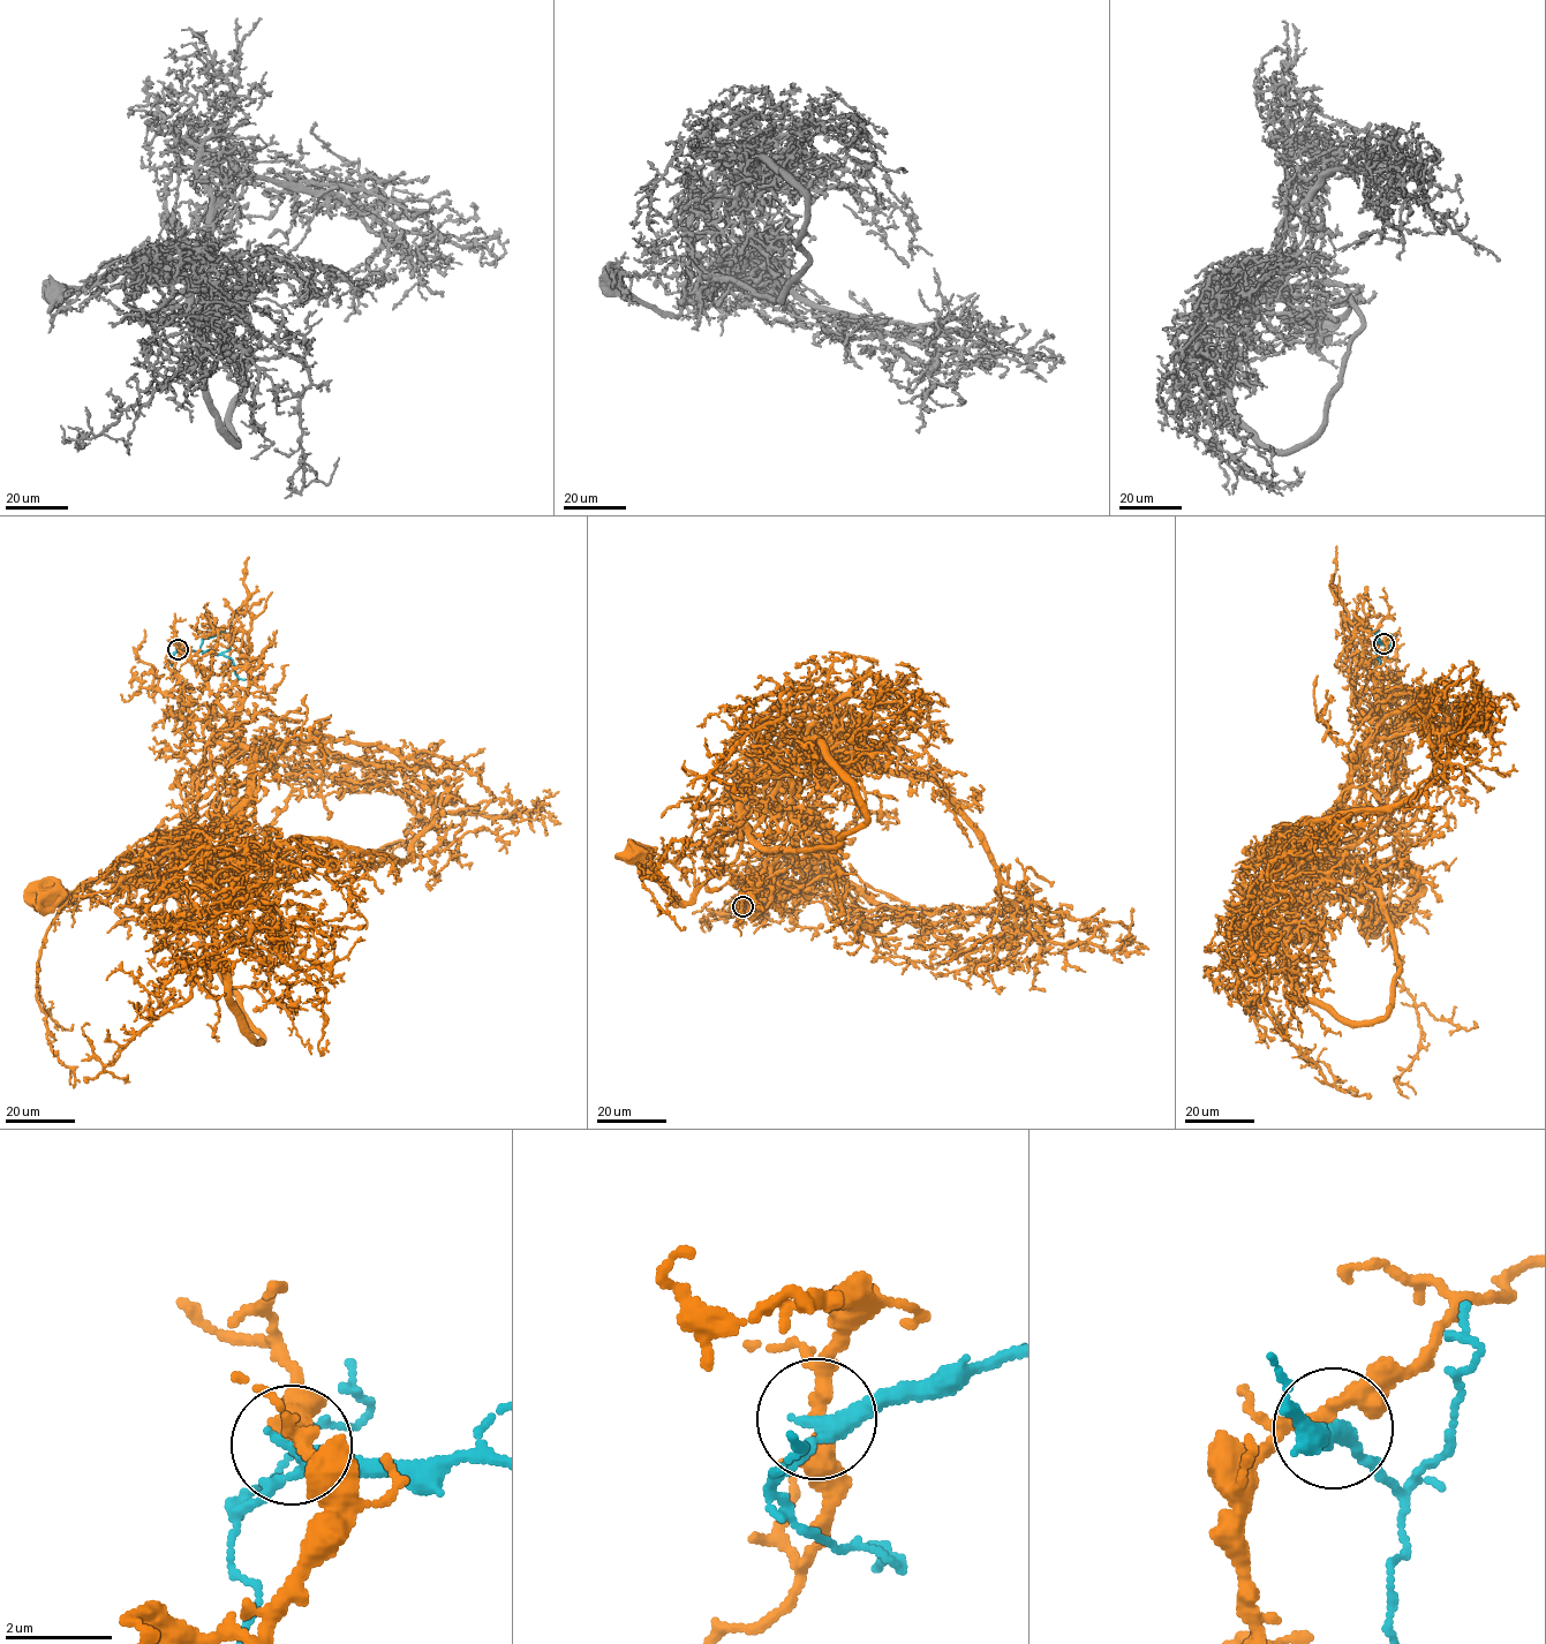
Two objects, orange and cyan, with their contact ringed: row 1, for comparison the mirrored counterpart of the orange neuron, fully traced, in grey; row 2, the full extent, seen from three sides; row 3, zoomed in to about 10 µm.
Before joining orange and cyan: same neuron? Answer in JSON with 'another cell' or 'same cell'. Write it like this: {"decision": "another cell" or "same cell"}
{"decision": "another cell"}

